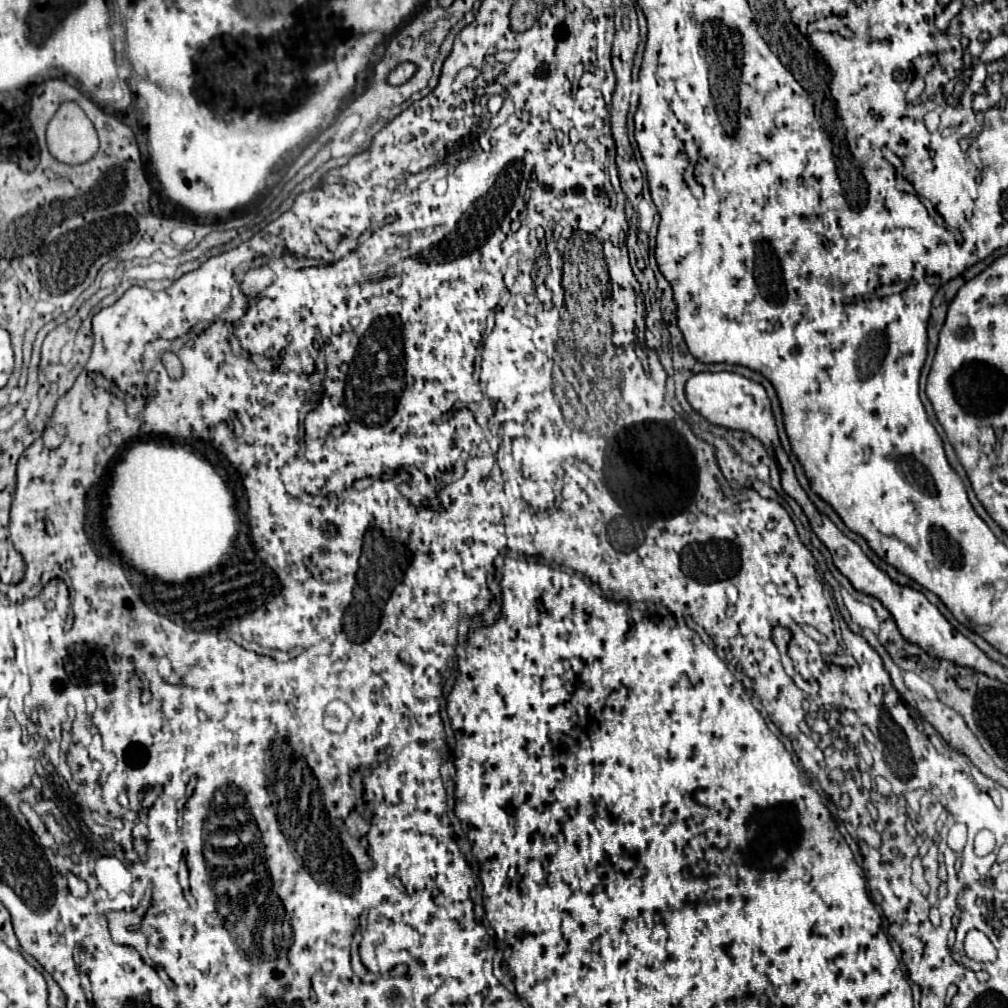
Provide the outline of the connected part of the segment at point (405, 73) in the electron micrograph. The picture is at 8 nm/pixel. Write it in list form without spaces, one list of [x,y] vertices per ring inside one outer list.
[[[402,63],[402,65],[398,65],[392,73],[390,73],[390,77],[388,77],[388,83],[390,85],[402,85],[402,83],[406,83],[414,73],[416,73],[416,65],[414,63]]]

